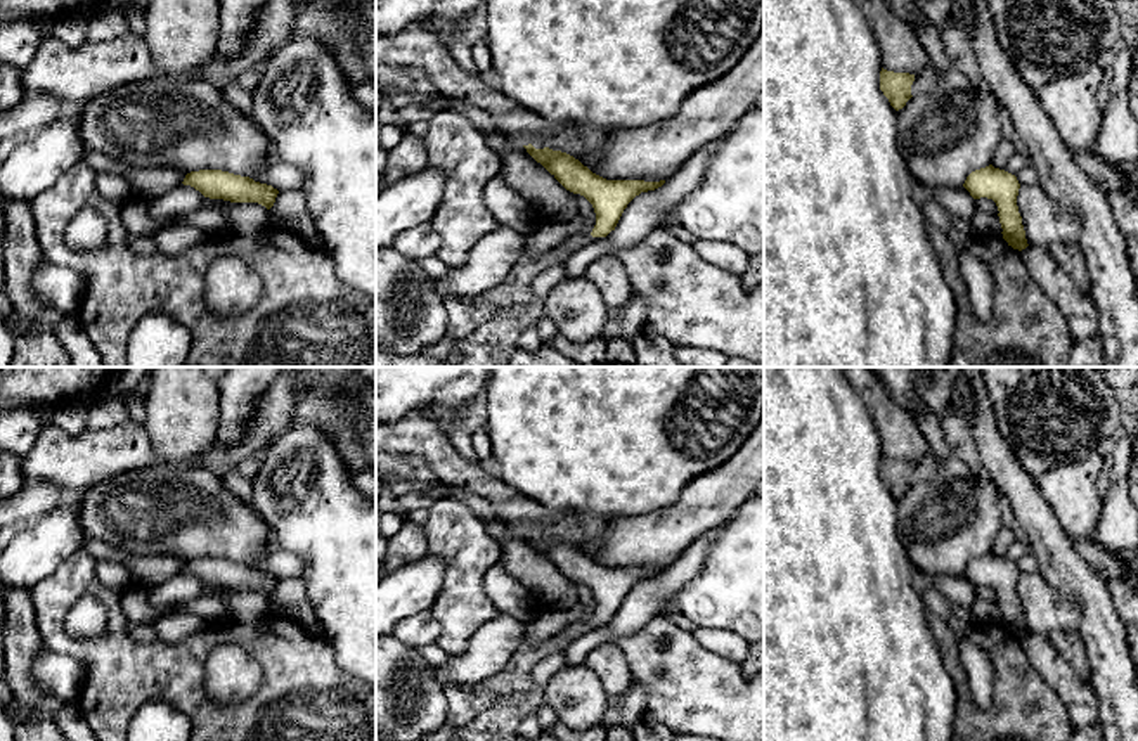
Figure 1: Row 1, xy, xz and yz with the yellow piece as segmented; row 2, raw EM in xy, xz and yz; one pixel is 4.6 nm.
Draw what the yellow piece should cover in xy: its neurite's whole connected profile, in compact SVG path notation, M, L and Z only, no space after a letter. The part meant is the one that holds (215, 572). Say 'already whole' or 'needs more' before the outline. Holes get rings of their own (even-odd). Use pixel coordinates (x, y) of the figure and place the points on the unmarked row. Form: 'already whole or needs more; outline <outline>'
already whole; outline M222 557L191 559L185 563L182 571L194 575L210 587L223 587L230 590L258 590L267 597L274 594L279 582L279 578L272 573Z

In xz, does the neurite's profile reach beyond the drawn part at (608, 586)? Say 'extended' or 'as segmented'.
as segmented

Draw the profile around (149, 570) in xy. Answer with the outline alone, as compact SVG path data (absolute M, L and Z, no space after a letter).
M90 537L87 538L83 549L90 552L97 561L113 559L121 563L128 570L132 582L142 583L149 589L180 573L187 563L187 559L175 556L133 556Z

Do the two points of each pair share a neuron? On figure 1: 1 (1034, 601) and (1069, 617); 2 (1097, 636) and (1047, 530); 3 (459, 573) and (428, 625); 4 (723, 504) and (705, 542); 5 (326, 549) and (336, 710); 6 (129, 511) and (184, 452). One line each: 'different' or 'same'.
1: same
2: same
3: different
4: different
5: different
6: different

